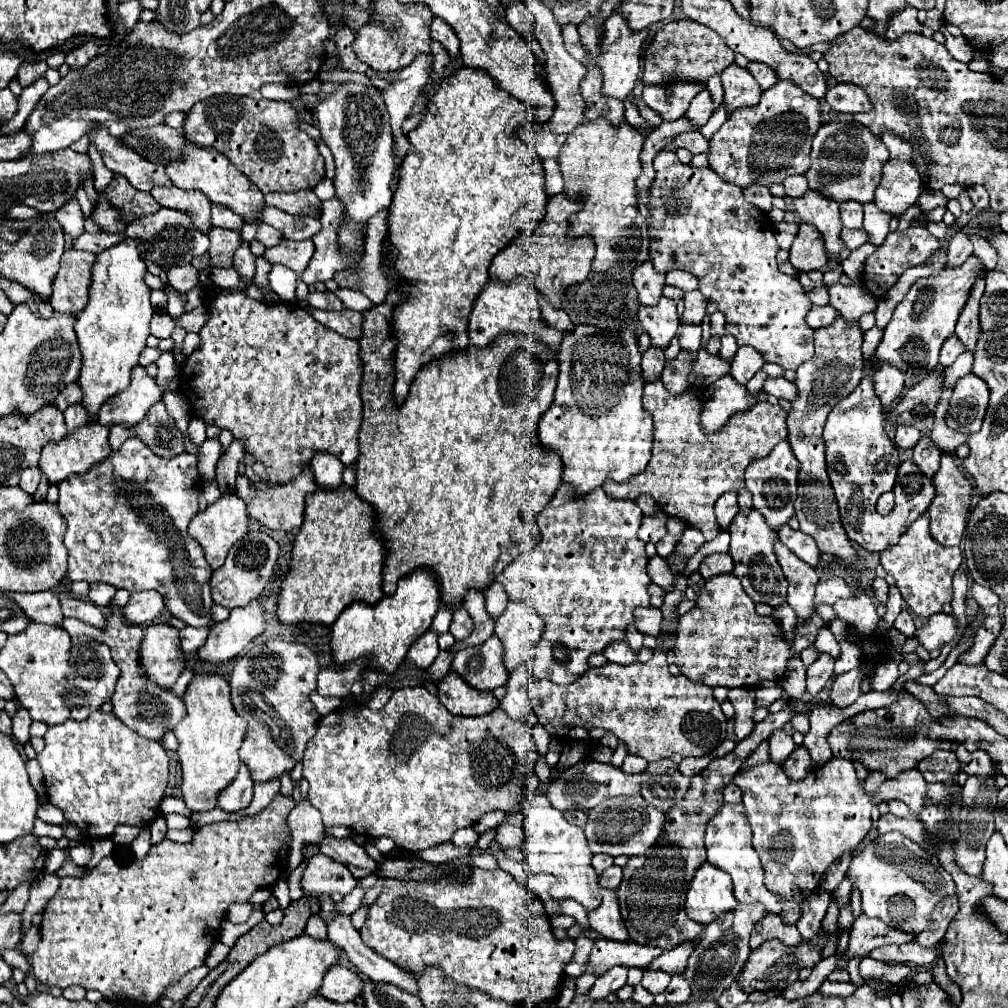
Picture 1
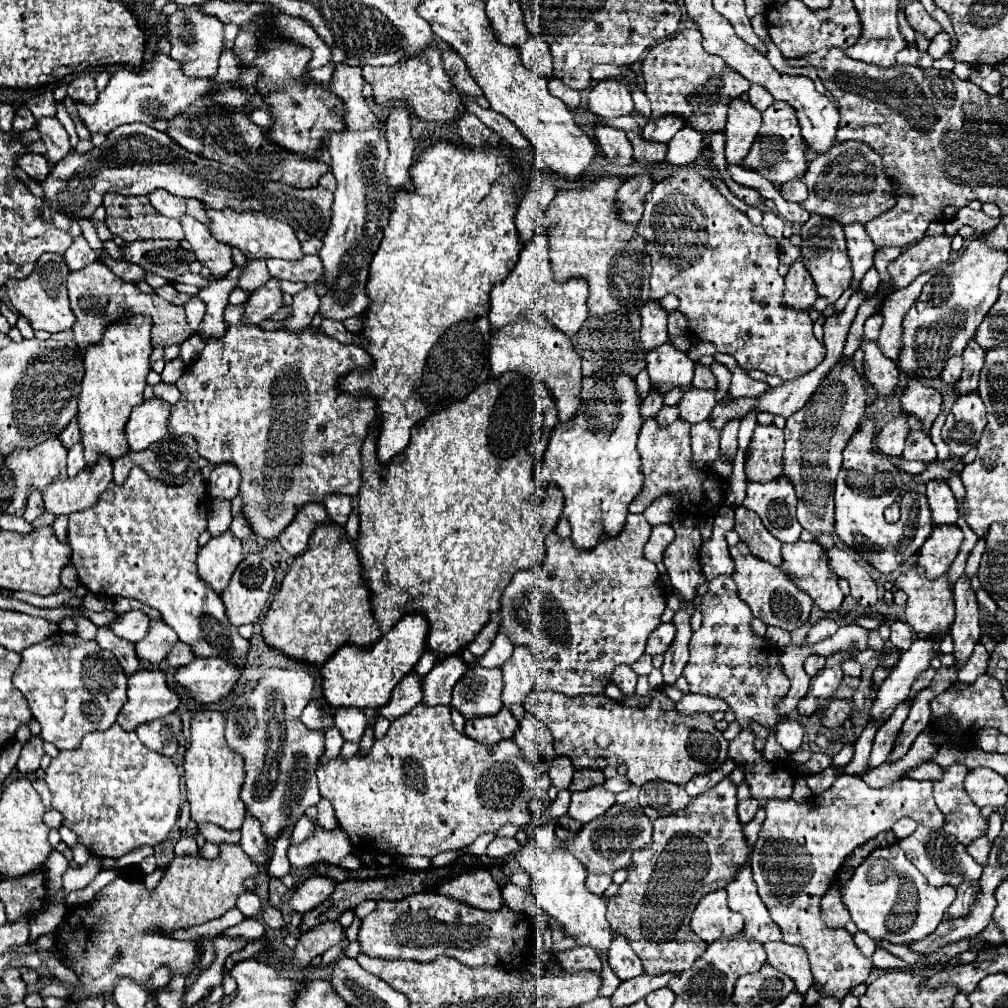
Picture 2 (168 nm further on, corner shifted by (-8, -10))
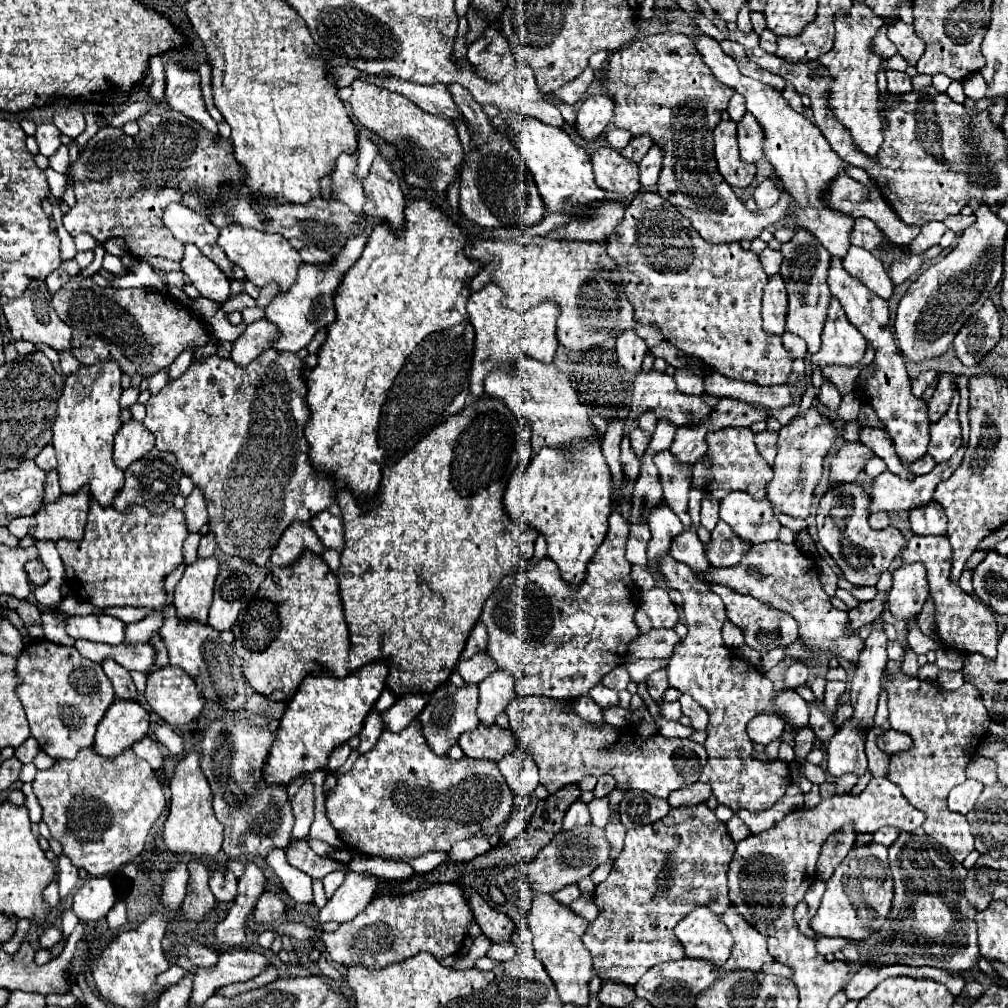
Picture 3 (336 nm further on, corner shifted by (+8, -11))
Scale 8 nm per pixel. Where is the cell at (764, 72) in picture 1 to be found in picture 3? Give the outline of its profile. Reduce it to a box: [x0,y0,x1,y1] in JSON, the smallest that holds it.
[728,93,746,121]

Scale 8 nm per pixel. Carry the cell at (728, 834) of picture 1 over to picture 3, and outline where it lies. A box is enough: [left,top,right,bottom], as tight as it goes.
[720,905,772,971]

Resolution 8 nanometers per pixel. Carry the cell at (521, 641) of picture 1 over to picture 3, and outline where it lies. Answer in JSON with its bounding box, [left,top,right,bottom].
[478,669,516,725]

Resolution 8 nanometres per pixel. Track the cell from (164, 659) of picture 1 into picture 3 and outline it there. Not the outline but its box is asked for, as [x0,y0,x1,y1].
[94,699,150,757]

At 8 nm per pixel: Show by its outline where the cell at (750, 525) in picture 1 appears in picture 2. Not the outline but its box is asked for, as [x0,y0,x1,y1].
[730,544,812,632]

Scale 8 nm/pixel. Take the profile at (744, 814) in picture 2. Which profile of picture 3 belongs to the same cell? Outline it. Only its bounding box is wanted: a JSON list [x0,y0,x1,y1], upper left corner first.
[726,815,750,841]

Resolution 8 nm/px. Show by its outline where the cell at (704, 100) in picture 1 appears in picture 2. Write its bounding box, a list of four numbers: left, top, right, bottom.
[664,128,704,166]

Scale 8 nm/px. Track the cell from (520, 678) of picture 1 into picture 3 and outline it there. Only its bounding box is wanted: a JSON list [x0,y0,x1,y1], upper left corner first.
[498,745,538,797]

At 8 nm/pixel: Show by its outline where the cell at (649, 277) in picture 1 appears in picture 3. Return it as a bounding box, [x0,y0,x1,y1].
[616,329,648,371]

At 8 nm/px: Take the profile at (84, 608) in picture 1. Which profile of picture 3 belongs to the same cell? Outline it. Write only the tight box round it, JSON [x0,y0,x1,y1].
[102,661,136,699]

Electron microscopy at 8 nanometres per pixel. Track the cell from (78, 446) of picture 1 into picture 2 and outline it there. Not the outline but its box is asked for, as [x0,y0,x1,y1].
[42,456,112,516]

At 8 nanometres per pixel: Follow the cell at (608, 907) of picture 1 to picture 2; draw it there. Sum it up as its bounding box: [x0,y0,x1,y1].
[608,936,644,982]

